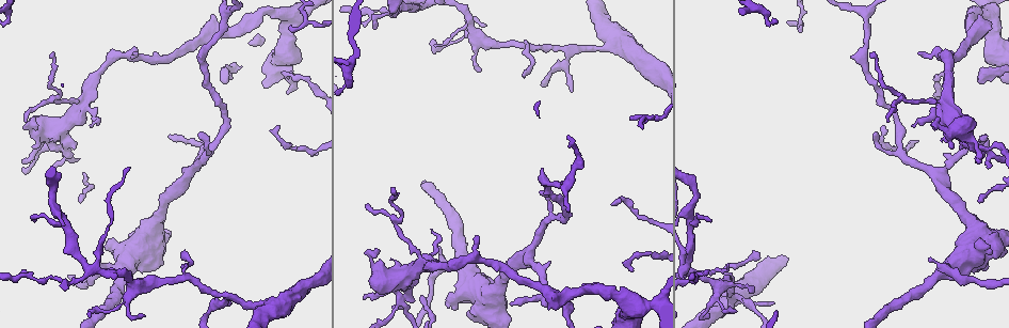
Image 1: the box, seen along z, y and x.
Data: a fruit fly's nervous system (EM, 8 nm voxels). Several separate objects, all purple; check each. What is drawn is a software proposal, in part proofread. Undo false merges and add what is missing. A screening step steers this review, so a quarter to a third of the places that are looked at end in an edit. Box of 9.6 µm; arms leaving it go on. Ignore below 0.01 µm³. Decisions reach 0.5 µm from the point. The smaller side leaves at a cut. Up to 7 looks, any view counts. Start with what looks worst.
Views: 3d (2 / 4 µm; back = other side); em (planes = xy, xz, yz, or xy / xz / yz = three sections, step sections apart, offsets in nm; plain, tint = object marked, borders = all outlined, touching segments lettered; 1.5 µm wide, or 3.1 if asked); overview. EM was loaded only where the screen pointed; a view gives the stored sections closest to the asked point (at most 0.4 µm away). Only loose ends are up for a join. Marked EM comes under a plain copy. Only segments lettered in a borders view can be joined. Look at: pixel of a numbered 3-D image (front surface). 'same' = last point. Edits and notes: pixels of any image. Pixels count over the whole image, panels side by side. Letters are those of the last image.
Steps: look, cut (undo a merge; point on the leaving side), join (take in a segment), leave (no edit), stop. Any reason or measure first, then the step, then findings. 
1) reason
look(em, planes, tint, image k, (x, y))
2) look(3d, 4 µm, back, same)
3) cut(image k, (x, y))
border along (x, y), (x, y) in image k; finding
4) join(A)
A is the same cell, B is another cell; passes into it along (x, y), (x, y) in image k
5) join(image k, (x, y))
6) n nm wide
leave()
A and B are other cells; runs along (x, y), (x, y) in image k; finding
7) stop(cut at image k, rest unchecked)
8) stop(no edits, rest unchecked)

thin end
look(3d, 4 µm, image 1, (513, 302))

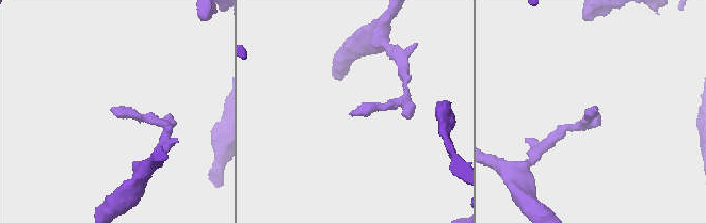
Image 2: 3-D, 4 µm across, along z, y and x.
look(em, planes, borders, image 2, (112, 109))

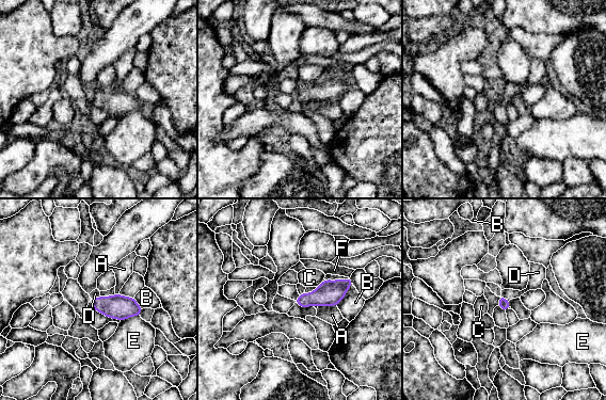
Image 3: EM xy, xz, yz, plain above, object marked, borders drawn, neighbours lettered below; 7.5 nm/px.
join(D)
D is the same cell, A, B, C, E and F are other cells; passes into it along (116, 306), (95, 298), (95, 293) in image 3; the neuron continues

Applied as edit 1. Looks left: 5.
look(overview)

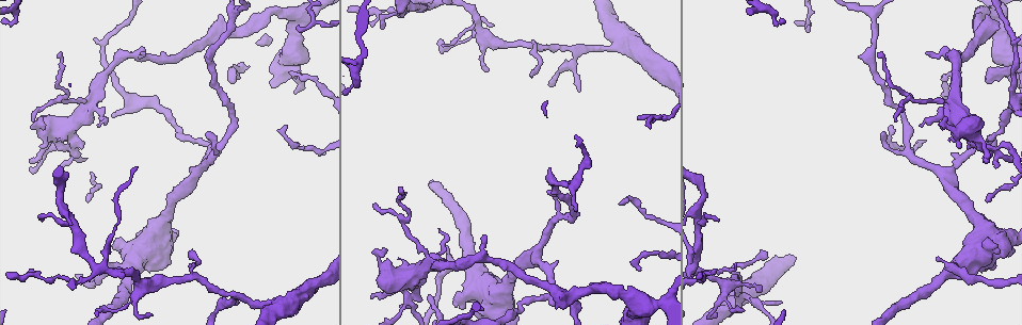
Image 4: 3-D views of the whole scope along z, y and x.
tapers out
look(em, xz, step 4, tint, image 4, (718, 219))

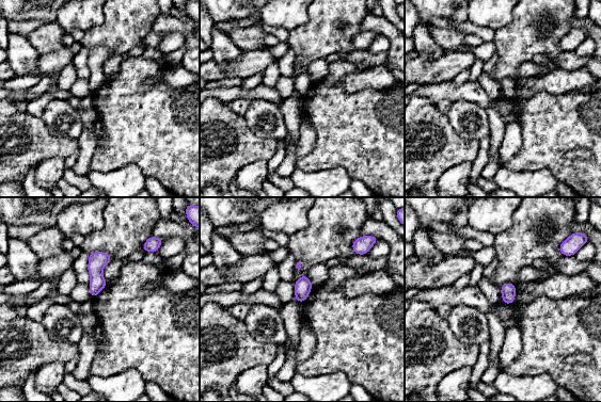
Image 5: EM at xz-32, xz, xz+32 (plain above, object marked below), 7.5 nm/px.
another direction
look(em, planes, tint, same)

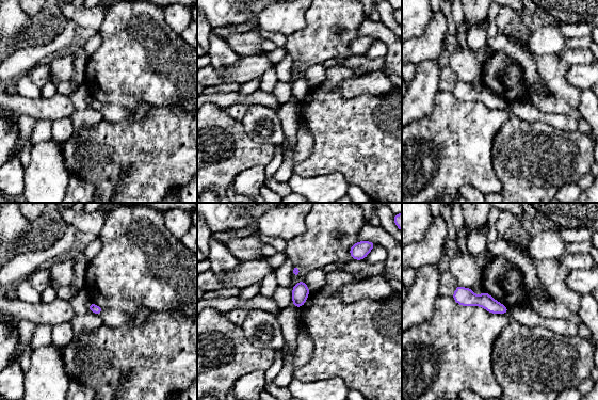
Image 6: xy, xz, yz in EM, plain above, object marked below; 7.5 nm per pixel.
look(em, planes, borders, same)

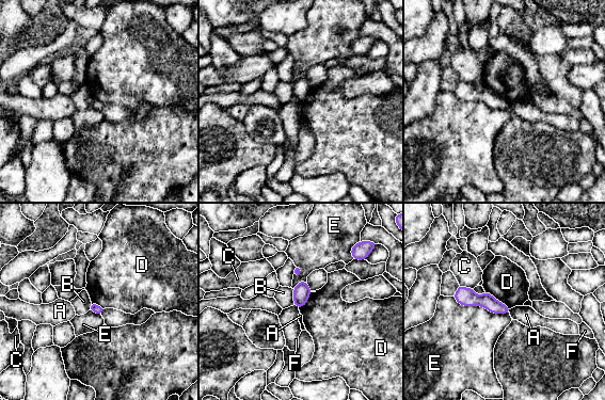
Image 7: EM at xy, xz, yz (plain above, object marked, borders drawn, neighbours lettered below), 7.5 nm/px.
leave()
A, B, C, D, E and F are other cells; none of them fits

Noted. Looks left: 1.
an open end
look(em, yz, step 4, borders, image 4, (767, 257))

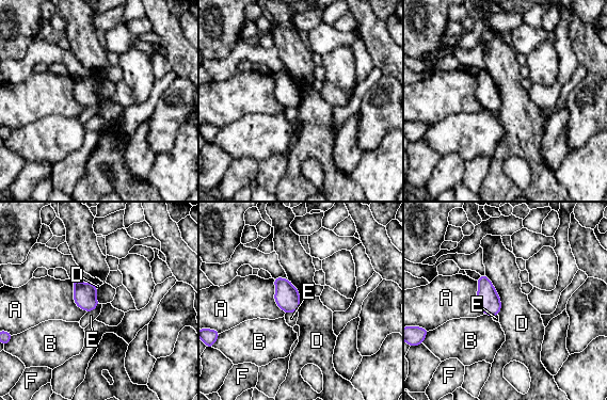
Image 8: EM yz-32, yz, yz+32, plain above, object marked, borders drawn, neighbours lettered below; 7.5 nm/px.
leave()
A, B, D, E and F are other cells; border along (98, 303), (92, 310), (86, 313) in image 8; none of them fits

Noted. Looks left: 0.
stop(join at image 3, rest unchecked)

